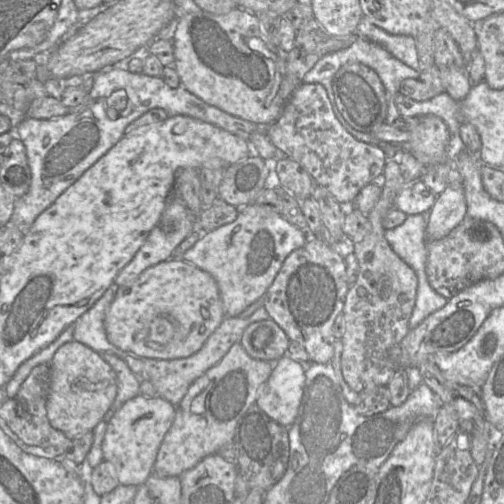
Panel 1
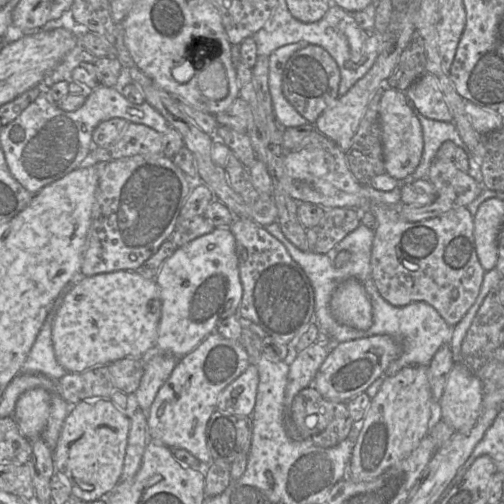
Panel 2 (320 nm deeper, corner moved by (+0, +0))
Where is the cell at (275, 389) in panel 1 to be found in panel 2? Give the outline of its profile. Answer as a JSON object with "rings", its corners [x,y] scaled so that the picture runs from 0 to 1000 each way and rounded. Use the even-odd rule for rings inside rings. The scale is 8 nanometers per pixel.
{"rings":[[[496,722],[474,748],[435,780],[431,813],[498,825],[506,808],[512,760],[510,728]]]}

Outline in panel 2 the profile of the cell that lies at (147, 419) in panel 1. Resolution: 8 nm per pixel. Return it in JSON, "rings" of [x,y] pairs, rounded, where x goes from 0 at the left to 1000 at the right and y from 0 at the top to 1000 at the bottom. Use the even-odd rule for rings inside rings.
{"rings":[[[218,790],[163,794],[141,806],[103,901],[111,940],[125,942],[137,954],[145,992],[185,996],[204,990],[238,956],[256,849],[254,823],[234,812]]]}

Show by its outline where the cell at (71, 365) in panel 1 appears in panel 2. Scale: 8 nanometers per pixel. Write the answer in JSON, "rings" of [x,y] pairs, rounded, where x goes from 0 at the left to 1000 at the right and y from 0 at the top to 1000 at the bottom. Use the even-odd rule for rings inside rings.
{"rings":[[[83,770],[48,778],[36,792],[26,827],[40,857],[60,875],[83,865],[99,823],[103,780]]]}

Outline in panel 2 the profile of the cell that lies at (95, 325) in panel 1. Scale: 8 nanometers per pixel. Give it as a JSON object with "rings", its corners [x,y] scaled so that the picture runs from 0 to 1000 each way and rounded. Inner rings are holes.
{"rings":[[[123,591],[113,595],[83,645],[42,730],[44,740],[85,742],[87,746],[107,754],[115,754],[135,740],[113,718],[103,679],[105,633],[121,595]]]}

